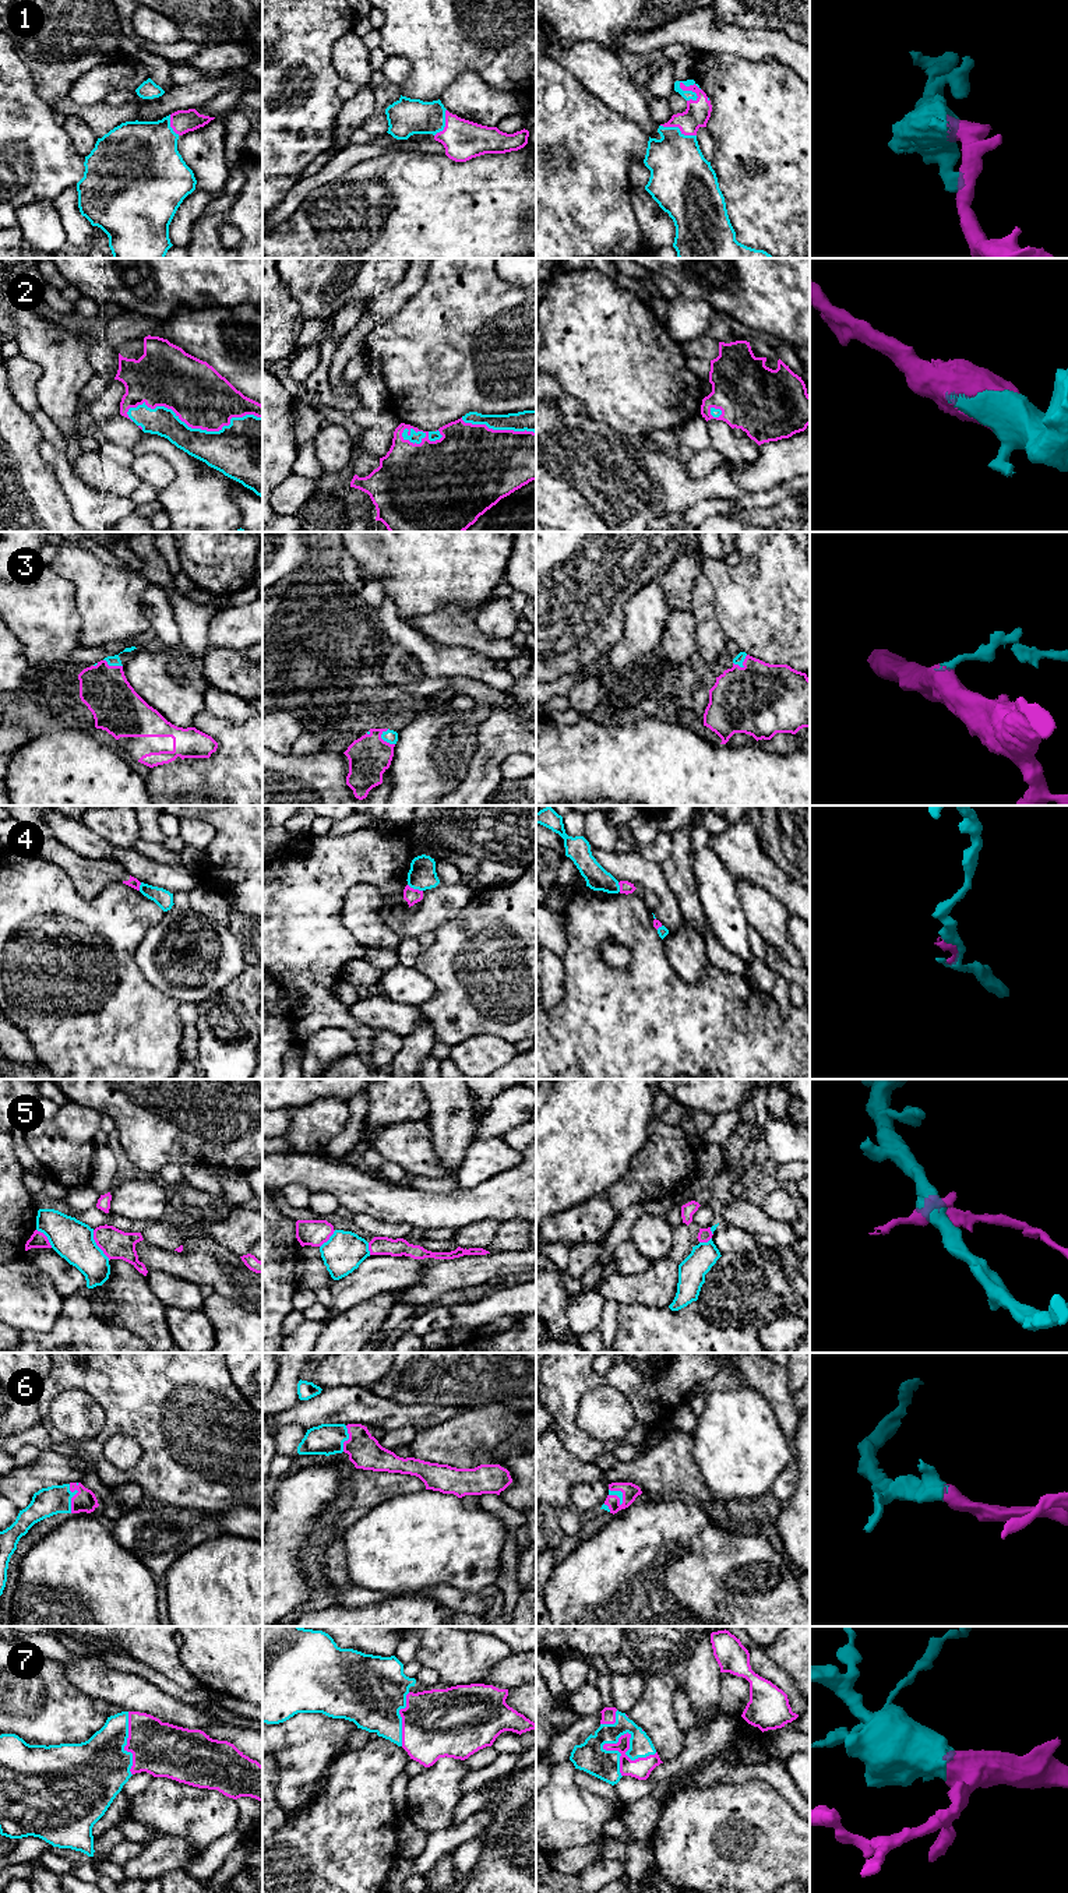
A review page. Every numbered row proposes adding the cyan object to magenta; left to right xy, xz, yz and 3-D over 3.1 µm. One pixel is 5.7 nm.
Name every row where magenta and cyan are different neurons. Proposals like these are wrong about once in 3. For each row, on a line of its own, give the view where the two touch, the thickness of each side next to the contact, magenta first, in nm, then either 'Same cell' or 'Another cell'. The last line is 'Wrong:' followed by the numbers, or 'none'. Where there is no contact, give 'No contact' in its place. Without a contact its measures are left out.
1: Touches magenta in yz. Thickness 140 nm (magenta) against 60 nm. Same cell
2: Touches magenta in xy. Thickness 340 nm (magenta) against 280 nm. Same cell
3: Touches magenta in xz. Thickness 240 nm (magenta) against 80 nm. Same cell
4: Touches magenta in xz. Thickness 90 nm (magenta) against 160 nm. Another cell
5: Touches magenta in xy. Thickness 170 nm (magenta) against 240 nm. Another cell
6: Touches magenta in xy. Thickness 130 nm (magenta) against 160 nm. Same cell
7: Touches magenta in yz. Thickness 120 nm (magenta) against 180 nm. Same cell
Wrong: 4, 5

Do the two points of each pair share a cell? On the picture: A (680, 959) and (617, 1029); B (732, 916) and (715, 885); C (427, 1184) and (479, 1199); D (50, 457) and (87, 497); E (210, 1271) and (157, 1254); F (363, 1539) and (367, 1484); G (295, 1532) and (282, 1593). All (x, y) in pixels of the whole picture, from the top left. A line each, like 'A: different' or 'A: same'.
A: different
B: same
C: different
D: same
E: same
F: different
G: same

